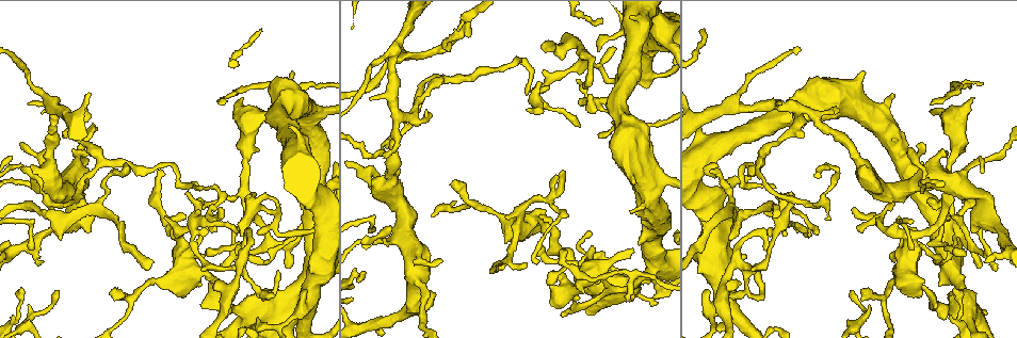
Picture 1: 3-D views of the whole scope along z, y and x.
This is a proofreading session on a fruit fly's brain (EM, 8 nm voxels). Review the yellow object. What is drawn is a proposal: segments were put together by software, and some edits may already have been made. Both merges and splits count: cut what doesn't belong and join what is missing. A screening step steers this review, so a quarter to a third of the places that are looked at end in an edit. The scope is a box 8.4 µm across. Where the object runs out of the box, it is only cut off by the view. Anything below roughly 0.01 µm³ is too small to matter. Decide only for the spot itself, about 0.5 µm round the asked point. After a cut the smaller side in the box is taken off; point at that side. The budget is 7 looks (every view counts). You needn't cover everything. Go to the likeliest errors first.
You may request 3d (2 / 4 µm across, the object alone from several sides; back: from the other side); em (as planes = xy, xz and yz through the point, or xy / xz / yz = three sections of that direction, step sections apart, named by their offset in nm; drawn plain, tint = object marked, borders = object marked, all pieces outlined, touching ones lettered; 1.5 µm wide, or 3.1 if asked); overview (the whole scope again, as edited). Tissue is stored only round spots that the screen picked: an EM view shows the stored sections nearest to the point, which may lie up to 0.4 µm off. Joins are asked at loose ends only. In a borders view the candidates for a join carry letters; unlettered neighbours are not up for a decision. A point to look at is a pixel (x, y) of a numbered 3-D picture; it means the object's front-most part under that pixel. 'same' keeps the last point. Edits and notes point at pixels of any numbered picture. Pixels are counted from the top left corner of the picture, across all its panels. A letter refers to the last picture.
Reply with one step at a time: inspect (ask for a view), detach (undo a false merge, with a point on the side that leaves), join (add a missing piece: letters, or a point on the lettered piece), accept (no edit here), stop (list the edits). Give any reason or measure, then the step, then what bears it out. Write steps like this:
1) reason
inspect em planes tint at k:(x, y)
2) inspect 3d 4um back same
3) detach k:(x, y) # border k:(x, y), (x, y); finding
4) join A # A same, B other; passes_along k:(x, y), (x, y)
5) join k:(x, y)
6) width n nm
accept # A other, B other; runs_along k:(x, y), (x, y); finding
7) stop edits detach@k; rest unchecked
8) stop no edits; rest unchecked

tapers out
inspect 3d 2um at 1:(528, 110)

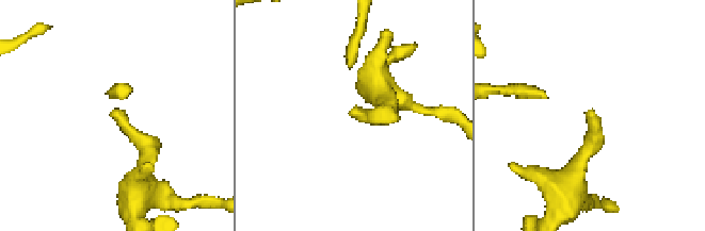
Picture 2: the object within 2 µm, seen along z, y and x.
now the EM
inspect em planes borders at 2:(114, 115)

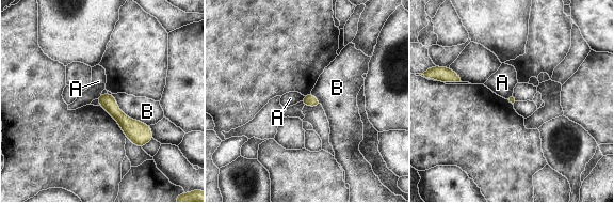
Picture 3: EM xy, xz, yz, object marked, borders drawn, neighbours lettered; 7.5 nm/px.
longest_contact B 420 nm
accept # A other, B other; border 3:(512, 94), (505, 98); no lettered piece goes on from it

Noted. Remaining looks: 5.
tapers out
inspect em planes borders at 1:(564, 315)

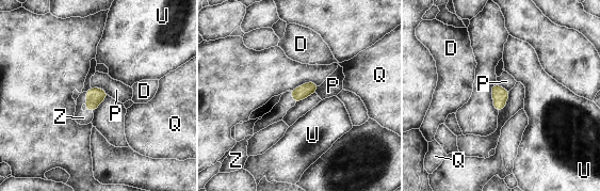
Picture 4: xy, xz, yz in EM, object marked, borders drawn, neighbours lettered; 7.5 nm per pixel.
longest_contact P 150 nm
join Z # D other, P other, Q other, U other, Z same; the neuron continues

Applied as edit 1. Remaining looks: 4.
sudden change in width
inspect 3d 4um back at 1:(471, 203)

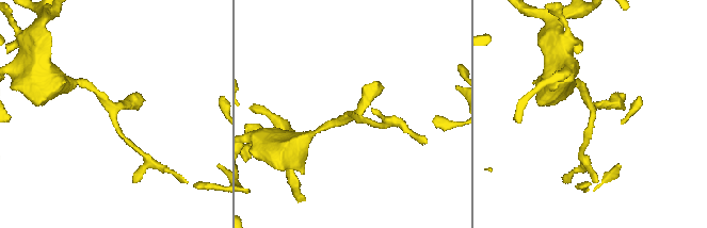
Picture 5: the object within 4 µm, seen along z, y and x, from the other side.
inspect em xy step 4 borders at 5:(352, 114)

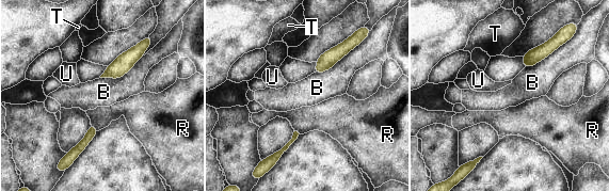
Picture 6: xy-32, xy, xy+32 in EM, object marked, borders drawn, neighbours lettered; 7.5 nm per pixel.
accept # B other, R other, T other, U other; border 6:(143, 56), (122, 76), (100, 78); one neuron here

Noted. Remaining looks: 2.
stop edits join@4; rest unchecked

